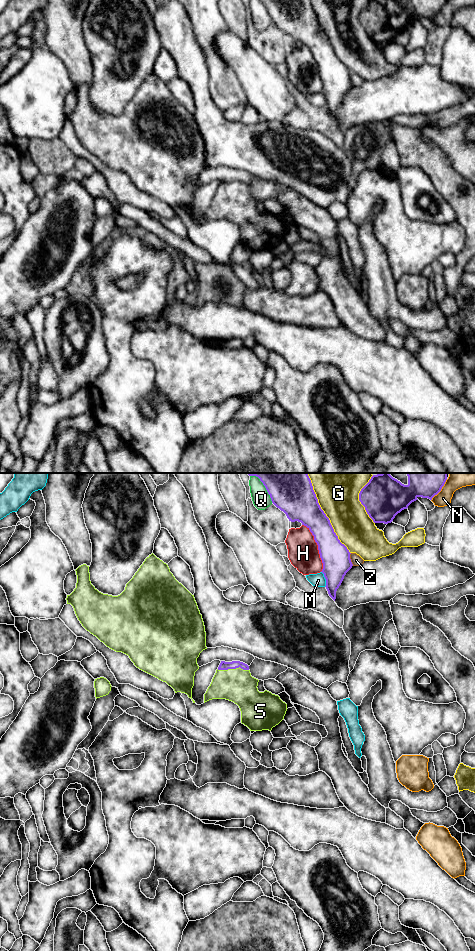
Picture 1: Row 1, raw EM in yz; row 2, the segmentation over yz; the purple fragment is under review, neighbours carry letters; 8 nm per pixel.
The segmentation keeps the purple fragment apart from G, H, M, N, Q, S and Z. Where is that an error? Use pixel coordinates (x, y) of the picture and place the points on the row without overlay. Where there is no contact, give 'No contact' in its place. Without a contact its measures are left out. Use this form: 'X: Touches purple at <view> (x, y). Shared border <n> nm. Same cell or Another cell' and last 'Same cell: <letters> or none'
G: Touches purple at yz (327, 37). Shared border 650 nm. Another cell
H: Touches purple at yz (318, 67). Shared border 420 nm. Another cell
M: Touches purple at yz (325, 98). Shared border 130 nm. Another cell
N: Touches purple at yz (440, 10). Shared border 200 nm. Another cell
Q: Touches purple at yz (267, 11). Shared border 220 nm. Another cell
S: Touches purple at yz (233, 188). Shared border 260 nm. Same cell
Z: Touches purple at yz (350, 79). Shared border 110 nm. Another cell
Same cell: S

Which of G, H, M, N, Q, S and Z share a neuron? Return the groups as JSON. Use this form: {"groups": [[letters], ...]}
{"groups": [["G"], ["H"], ["M"], ["N"], ["Q"], ["S"], ["Z"]]}

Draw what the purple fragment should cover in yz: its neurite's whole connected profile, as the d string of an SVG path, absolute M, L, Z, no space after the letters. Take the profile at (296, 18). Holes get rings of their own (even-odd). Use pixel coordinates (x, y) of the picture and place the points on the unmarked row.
M260 0L270 15L272 23L283 31L289 41L301 42L306 46L318 65L320 78L323 83L322 93L326 99L326 109L329 116L335 121L336 111L341 105L344 96L352 88L350 72L340 62L338 56L330 43L329 38L321 29L316 14L313 10L311 0Z

